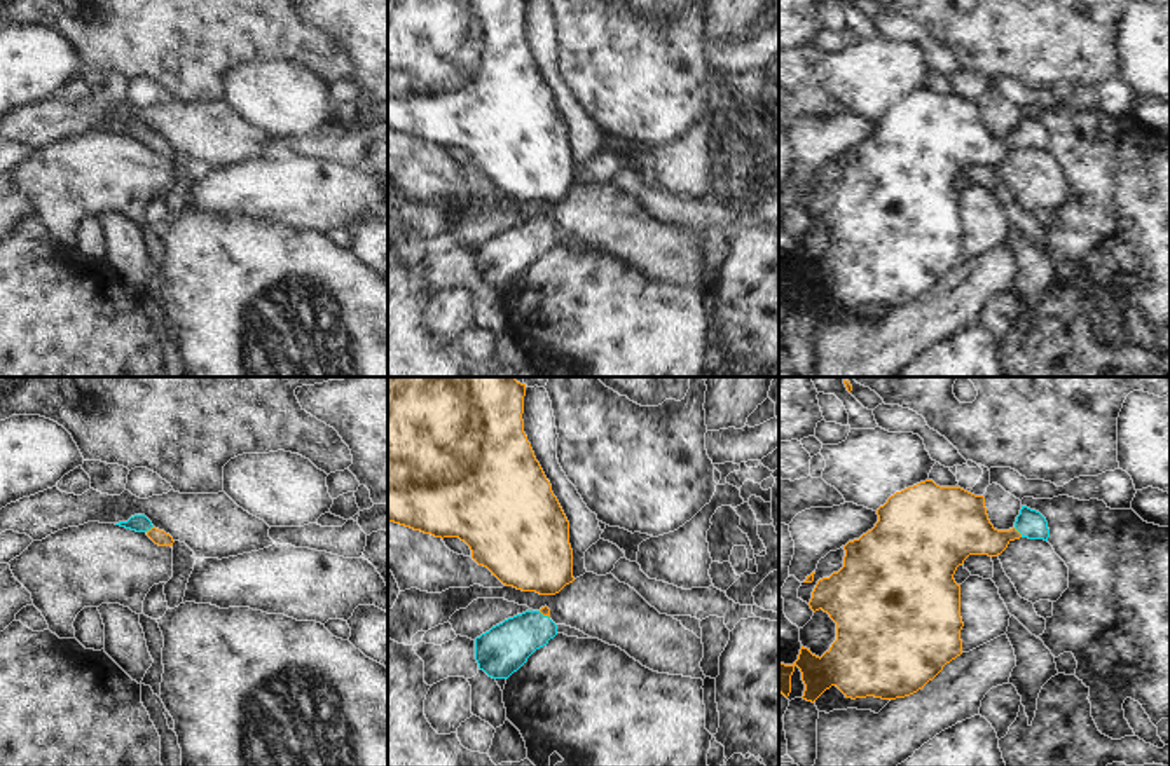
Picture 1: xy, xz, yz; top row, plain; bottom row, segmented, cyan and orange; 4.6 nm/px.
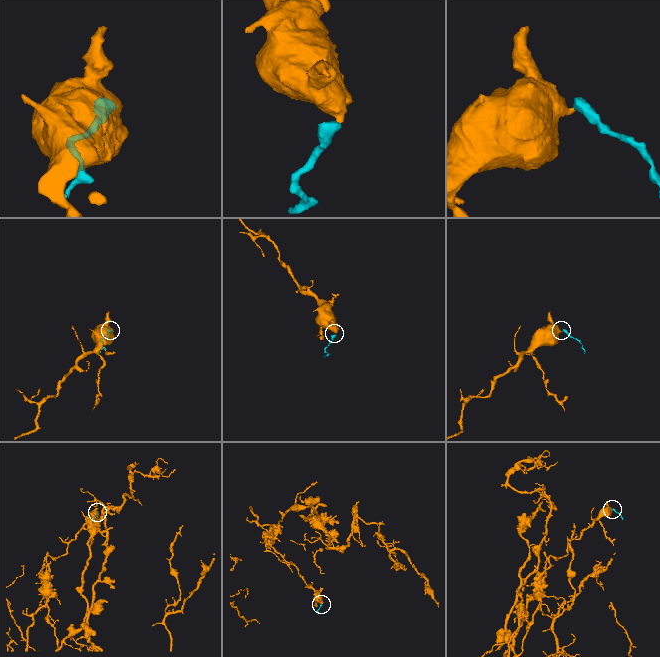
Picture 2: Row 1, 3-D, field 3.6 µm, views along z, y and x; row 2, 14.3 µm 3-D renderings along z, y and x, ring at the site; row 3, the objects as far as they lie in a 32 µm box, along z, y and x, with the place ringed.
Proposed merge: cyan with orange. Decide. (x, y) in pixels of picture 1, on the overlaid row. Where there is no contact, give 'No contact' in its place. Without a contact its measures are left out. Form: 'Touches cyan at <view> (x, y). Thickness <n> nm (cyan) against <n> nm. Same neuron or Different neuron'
Touches cyan at yz (1018, 531). Thickness 130 nm (cyan) against 240 nm. Same neuron

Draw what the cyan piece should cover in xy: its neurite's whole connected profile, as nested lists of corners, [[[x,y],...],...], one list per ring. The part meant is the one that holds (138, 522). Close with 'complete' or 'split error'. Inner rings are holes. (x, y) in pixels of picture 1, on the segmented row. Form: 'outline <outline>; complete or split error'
outline [[[134,515],[127,522],[119,522],[115,525],[126,527],[136,532],[145,532],[159,546],[173,546],[175,543],[169,534],[155,529],[145,515]]]; split error

